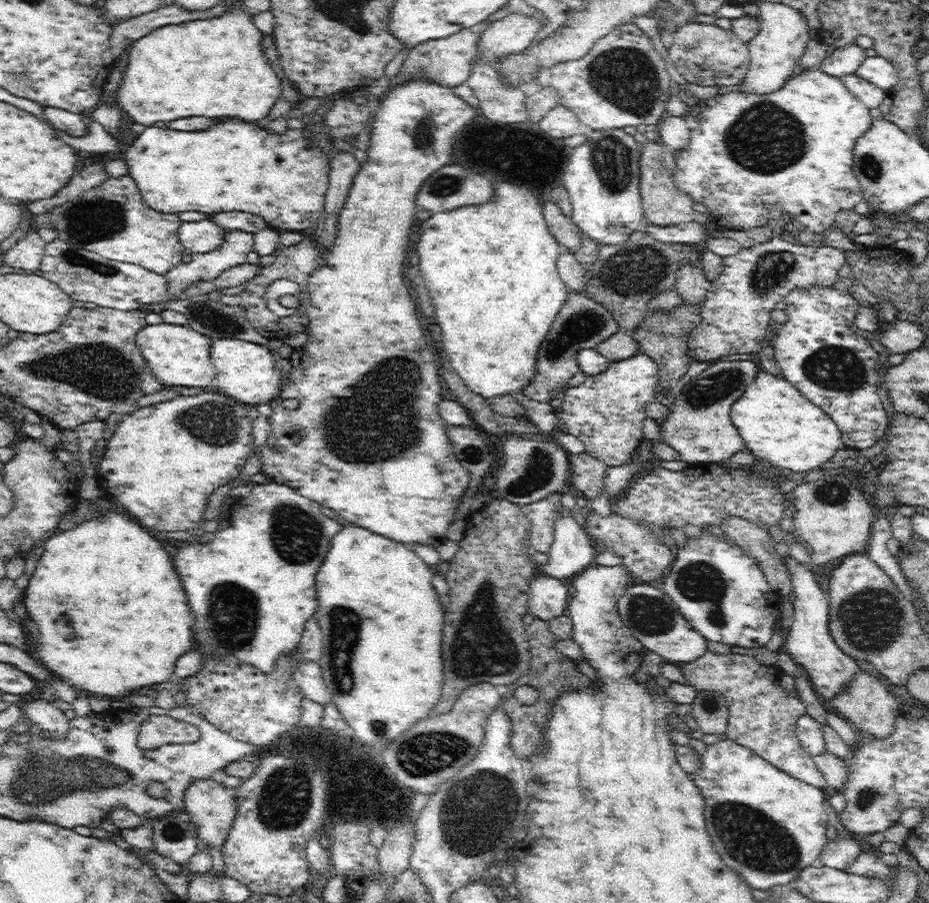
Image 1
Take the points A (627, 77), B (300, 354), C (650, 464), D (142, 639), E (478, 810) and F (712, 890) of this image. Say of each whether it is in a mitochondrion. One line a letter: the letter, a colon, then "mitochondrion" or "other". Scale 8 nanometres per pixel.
A: mitochondrion
B: other
C: other
D: other
E: mitochondrion
F: other

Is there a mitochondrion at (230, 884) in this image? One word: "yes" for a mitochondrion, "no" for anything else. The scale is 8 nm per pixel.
no

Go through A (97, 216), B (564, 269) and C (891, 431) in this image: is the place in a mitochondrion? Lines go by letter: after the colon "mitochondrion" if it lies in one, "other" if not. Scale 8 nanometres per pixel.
A: mitochondrion
B: other
C: other

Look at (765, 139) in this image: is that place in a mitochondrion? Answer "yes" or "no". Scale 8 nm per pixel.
yes

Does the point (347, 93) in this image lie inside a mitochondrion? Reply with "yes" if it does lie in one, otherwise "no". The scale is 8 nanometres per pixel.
no

